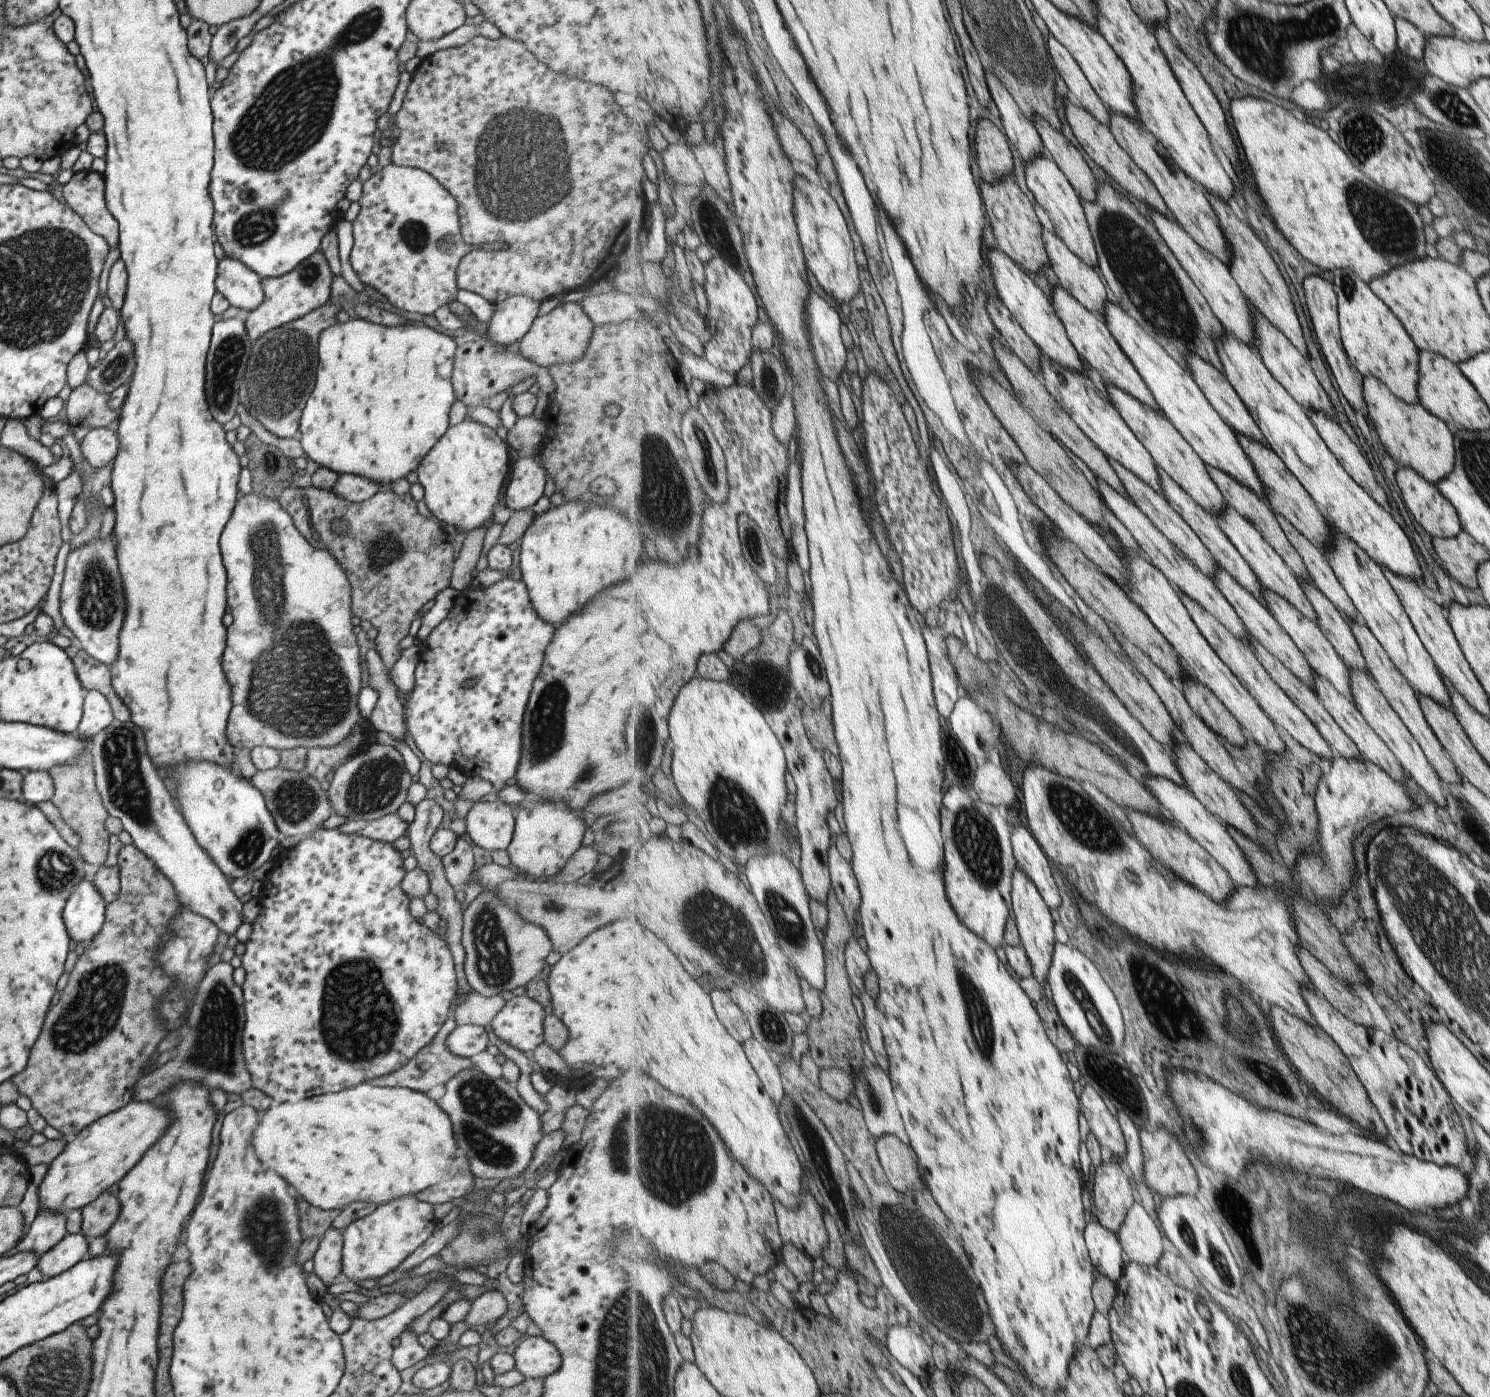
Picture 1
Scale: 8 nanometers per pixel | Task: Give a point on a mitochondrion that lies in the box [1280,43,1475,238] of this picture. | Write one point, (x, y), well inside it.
(1365, 139)

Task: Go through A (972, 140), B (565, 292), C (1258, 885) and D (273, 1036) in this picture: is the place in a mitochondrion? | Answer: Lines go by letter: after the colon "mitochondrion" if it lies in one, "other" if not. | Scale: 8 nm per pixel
A: other
B: other
C: other
D: other

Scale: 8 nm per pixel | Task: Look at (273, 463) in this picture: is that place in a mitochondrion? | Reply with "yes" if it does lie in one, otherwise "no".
no

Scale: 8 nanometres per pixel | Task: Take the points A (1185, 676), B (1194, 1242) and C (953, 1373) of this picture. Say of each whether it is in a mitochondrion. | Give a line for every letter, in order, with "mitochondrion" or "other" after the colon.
A: other
B: mitochondrion
C: other

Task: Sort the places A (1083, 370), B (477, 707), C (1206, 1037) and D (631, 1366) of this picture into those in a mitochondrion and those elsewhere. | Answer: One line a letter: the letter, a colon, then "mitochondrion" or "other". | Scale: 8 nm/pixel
A: other
B: other
C: mitochondrion
D: mitochondrion

